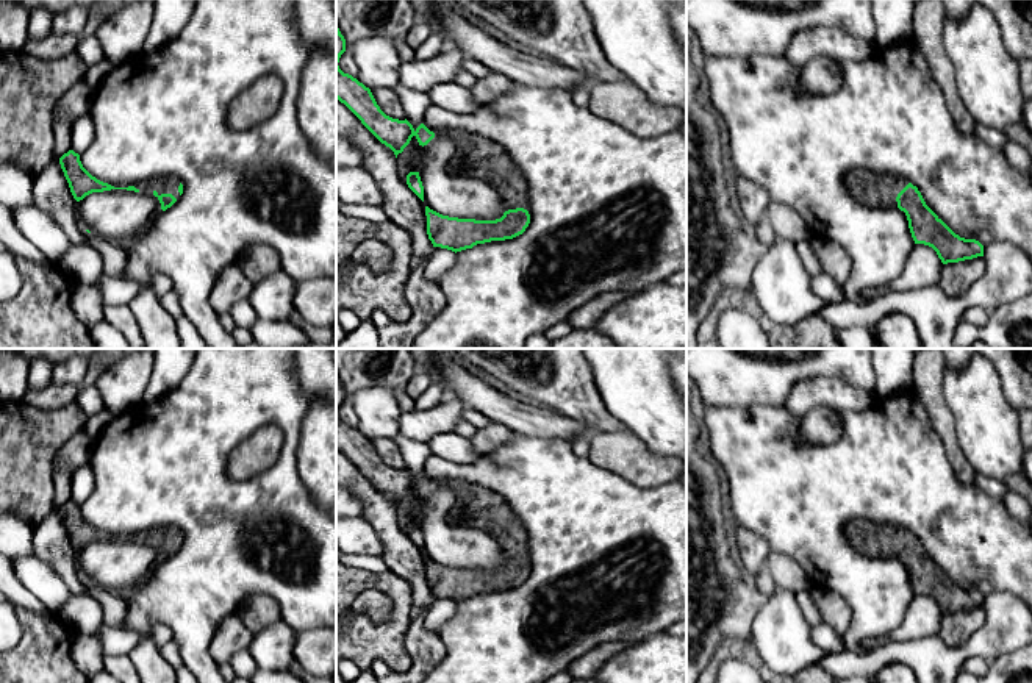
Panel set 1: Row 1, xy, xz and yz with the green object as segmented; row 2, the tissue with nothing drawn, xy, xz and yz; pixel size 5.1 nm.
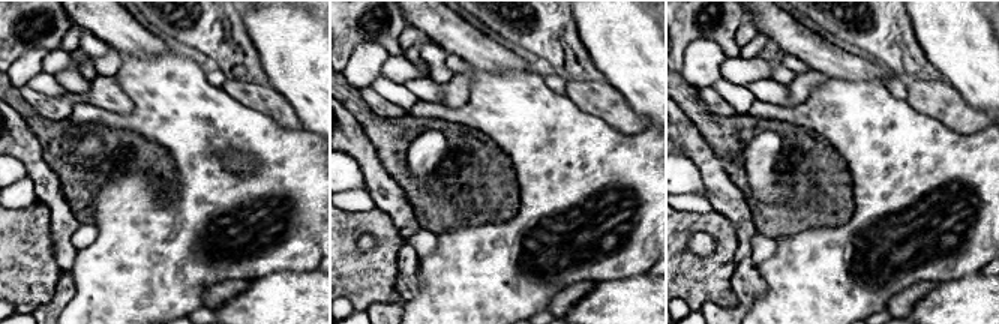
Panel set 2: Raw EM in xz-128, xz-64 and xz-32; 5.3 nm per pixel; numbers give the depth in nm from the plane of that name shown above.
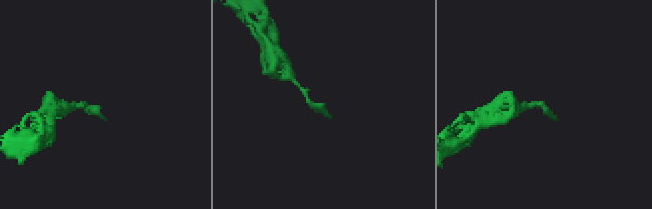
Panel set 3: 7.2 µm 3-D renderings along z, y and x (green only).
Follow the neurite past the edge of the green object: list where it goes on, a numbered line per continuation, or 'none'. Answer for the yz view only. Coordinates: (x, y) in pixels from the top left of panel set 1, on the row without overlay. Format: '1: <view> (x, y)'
1: yz (874, 539)

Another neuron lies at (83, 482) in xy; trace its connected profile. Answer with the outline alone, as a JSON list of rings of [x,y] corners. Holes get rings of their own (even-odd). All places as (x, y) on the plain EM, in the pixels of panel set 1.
[[[89,463],[80,466],[72,474],[70,500],[81,505],[92,494],[94,488],[95,488],[95,478]]]

